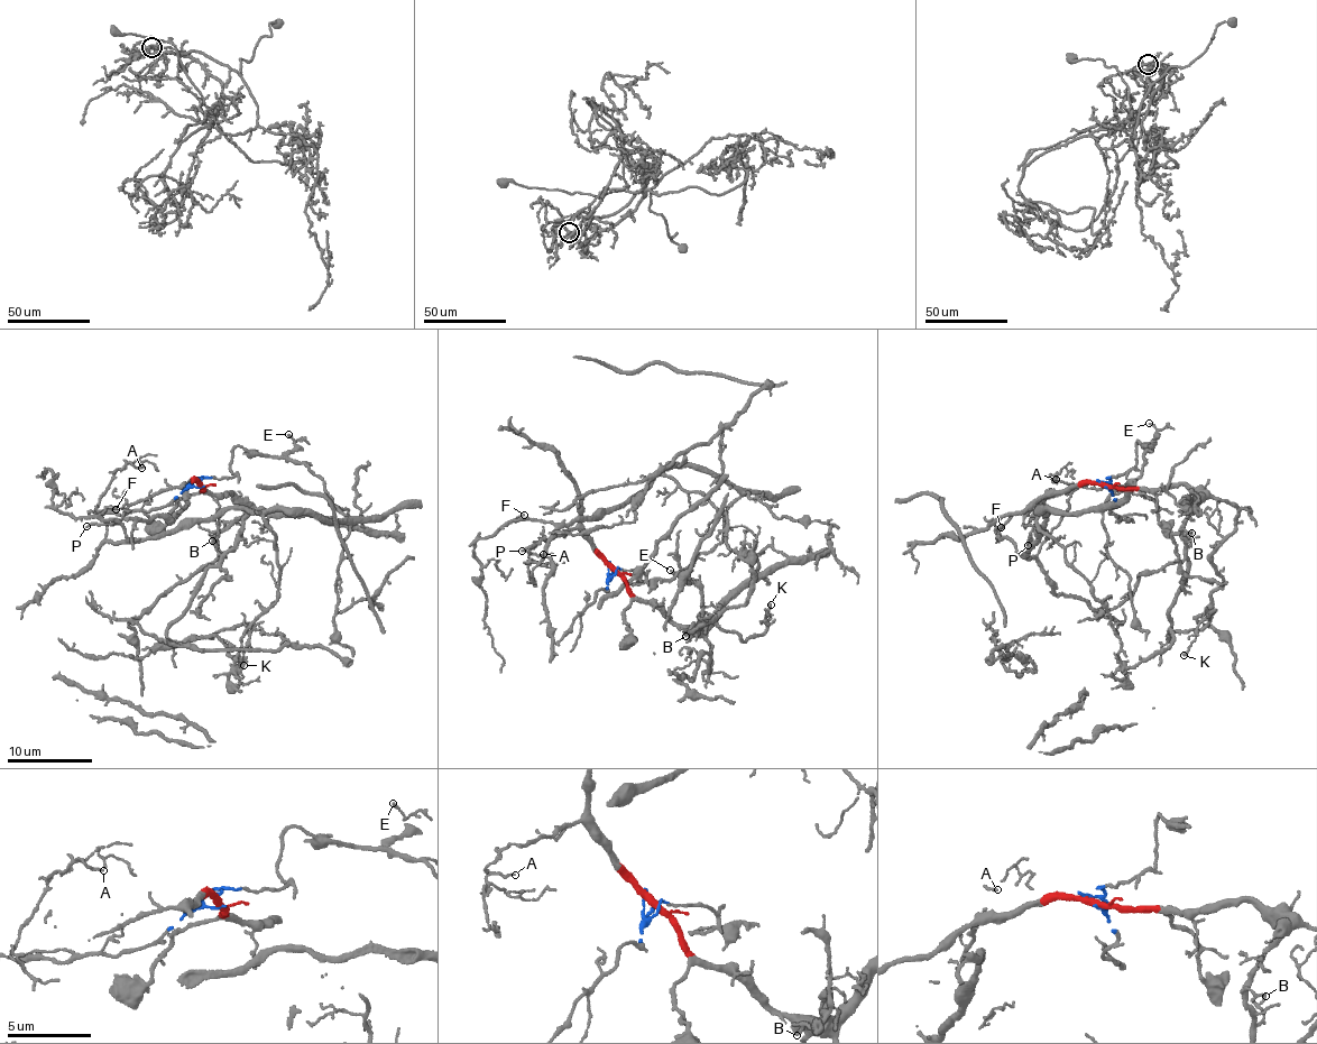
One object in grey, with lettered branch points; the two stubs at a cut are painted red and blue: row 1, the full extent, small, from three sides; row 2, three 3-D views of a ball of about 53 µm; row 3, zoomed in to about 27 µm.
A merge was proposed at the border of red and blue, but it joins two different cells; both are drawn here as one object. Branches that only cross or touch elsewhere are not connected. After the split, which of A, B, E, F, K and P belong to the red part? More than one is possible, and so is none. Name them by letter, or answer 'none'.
B, K, P

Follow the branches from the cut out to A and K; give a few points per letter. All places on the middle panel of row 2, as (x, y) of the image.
A: (616, 571), (673, 580), (740, 495), (665, 468), (561, 524), (532, 582), (528, 556), (544, 554)
K: (616, 571), (673, 622), (699, 630), (705, 617), (697, 633), (716, 622), (740, 641), (765, 631), (771, 603)

